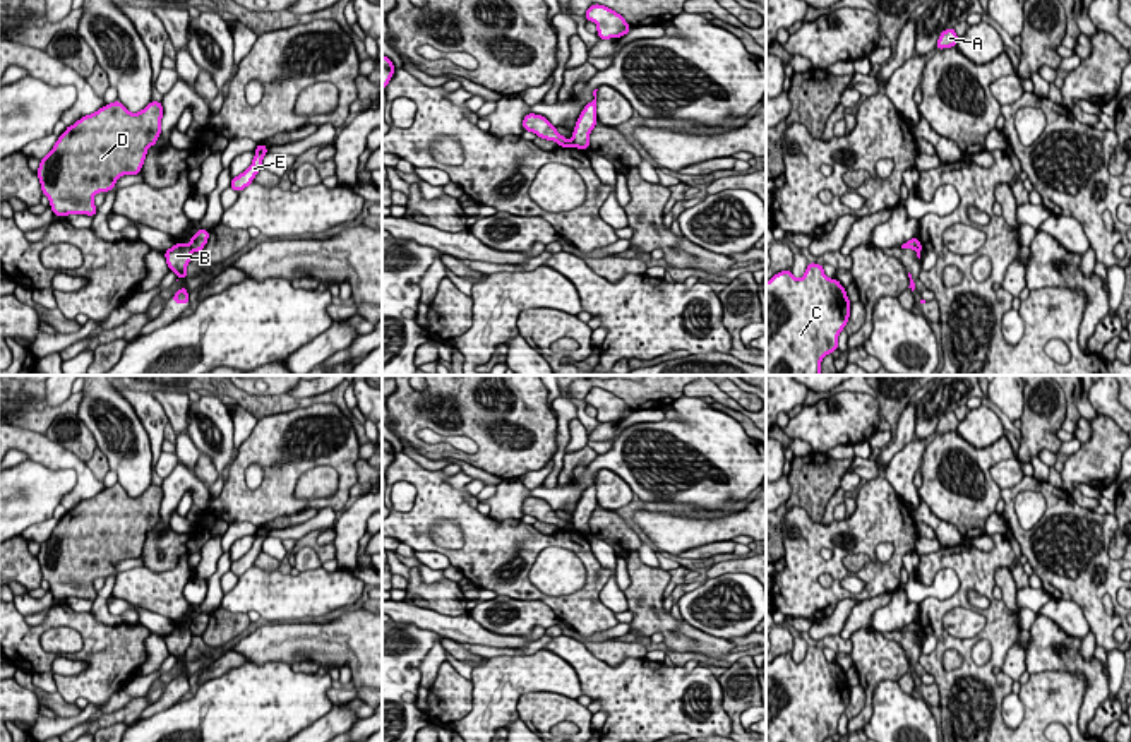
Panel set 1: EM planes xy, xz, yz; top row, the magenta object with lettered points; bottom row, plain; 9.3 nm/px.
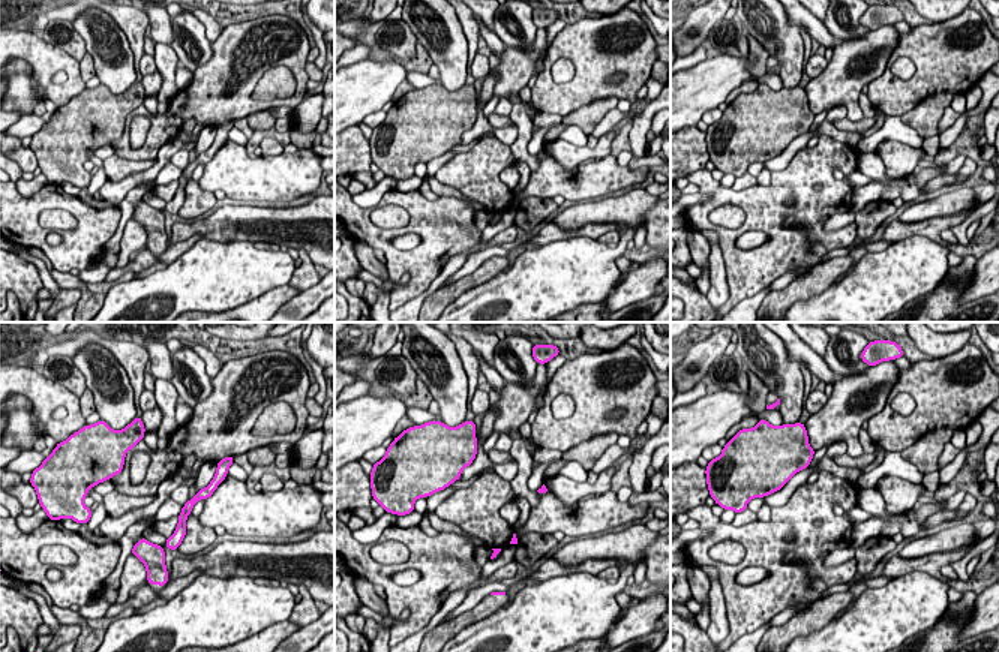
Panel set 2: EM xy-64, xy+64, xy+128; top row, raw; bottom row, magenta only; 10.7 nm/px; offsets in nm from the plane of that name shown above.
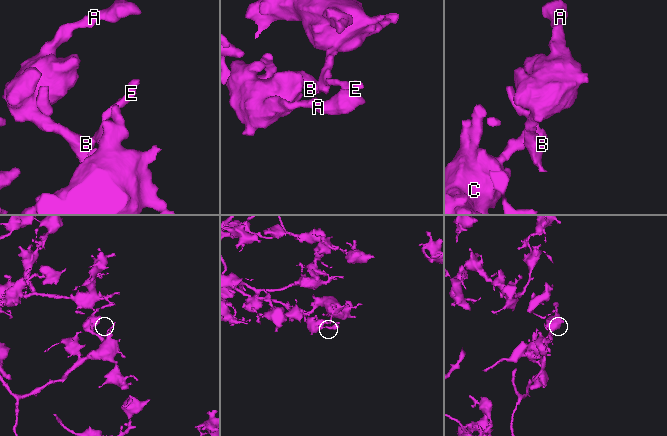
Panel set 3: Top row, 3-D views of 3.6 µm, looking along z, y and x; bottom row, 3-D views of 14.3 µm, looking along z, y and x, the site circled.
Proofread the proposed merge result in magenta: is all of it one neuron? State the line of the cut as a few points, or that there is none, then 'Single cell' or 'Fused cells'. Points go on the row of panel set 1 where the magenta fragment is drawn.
Split along xy (189, 244), (192, 251). Fused cells

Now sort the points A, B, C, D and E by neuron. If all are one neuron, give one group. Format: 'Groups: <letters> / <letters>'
Groups: A B D / C E

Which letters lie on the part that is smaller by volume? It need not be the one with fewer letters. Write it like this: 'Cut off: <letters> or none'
Cut off: A, B, D

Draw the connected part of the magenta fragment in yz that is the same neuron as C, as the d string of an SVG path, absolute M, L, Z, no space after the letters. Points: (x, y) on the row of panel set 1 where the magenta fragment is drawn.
M809 262L804 276L795 279L792 269L776 272L766 283L766 375L821 375L821 362L838 350L838 336L850 319L850 298L835 278L824 274L823 264Z

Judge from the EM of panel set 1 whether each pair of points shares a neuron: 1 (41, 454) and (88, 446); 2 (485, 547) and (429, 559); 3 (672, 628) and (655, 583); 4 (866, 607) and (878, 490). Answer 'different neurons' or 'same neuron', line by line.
1: different neurons
2: different neurons
3: same neuron
4: different neurons

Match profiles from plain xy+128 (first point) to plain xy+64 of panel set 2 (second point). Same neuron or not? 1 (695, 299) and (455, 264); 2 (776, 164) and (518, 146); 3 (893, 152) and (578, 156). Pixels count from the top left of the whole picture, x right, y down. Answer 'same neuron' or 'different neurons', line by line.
1: different neurons
2: different neurons
3: same neuron

